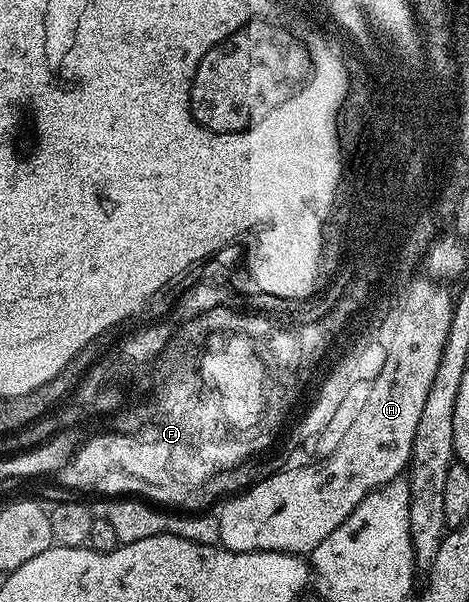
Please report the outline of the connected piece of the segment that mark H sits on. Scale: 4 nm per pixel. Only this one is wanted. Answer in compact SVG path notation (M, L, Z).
M427 283L413 284L411 300L406 302L406 312L401 312L397 316L396 337L394 337L394 350L389 353L388 364L384 367L384 372L380 380L377 380L376 389L372 391L372 400L369 401L365 412L352 424L351 431L348 431L346 438L338 443L339 452L330 454L328 463L323 463L319 468L306 470L304 474L299 473L290 467L285 467L284 472L276 472L273 476L268 476L265 480L257 479L255 483L243 489L239 494L232 494L228 501L218 509L218 530L220 531L220 544L230 549L231 552L291 552L293 554L311 554L318 546L318 542L325 540L329 534L334 534L346 518L366 498L375 488L381 488L386 482L397 479L407 469L409 460L412 459L412 443L414 442L414 430L418 430L418 418L422 418L422 406L426 406L426 394L430 394L430 382L434 382L434 374L438 371L438 362L442 358L442 346L446 346L446 334L450 330L450 318L452 309L448 306L447 297L440 289L432 287Z

